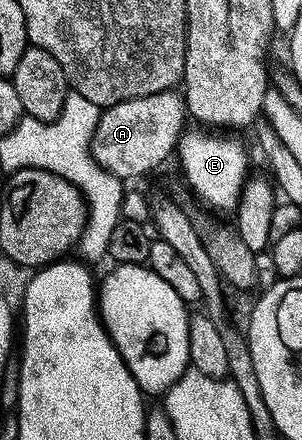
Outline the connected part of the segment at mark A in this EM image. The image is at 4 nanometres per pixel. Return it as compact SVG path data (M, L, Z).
M173 89L154 93L150 97L142 97L130 101L122 101L113 107L105 107L100 112L100 120L96 126L96 135L92 138L92 154L97 163L116 176L117 180L129 181L136 179L139 175L148 175L155 167L160 167L169 158L173 158L176 144L180 141L180 136L186 130L186 102L183 94L179 90Z

